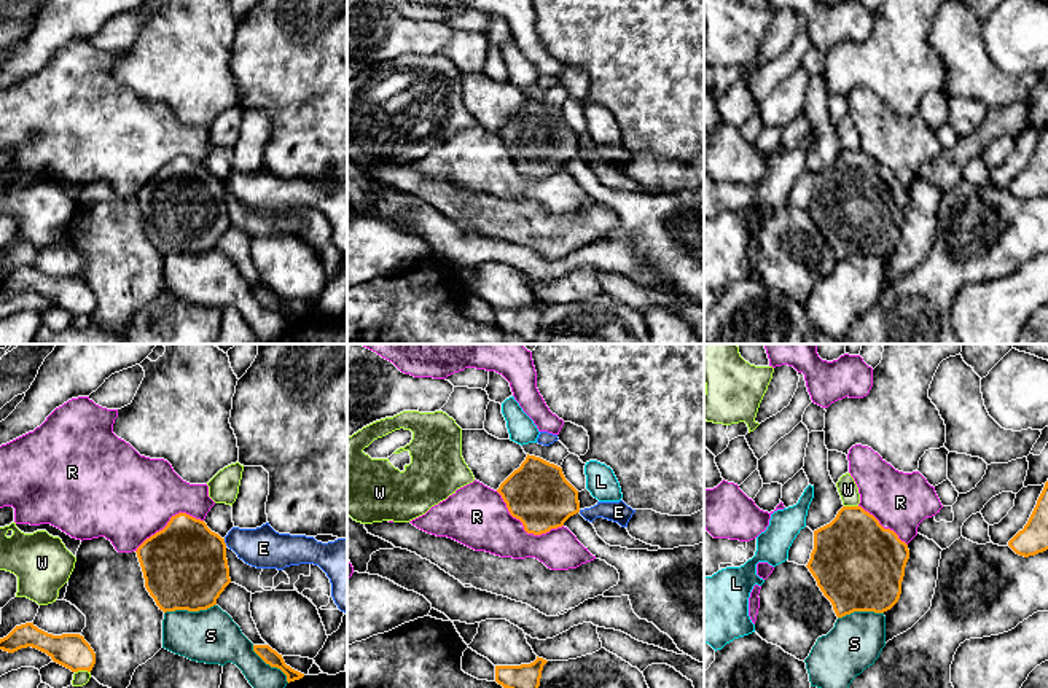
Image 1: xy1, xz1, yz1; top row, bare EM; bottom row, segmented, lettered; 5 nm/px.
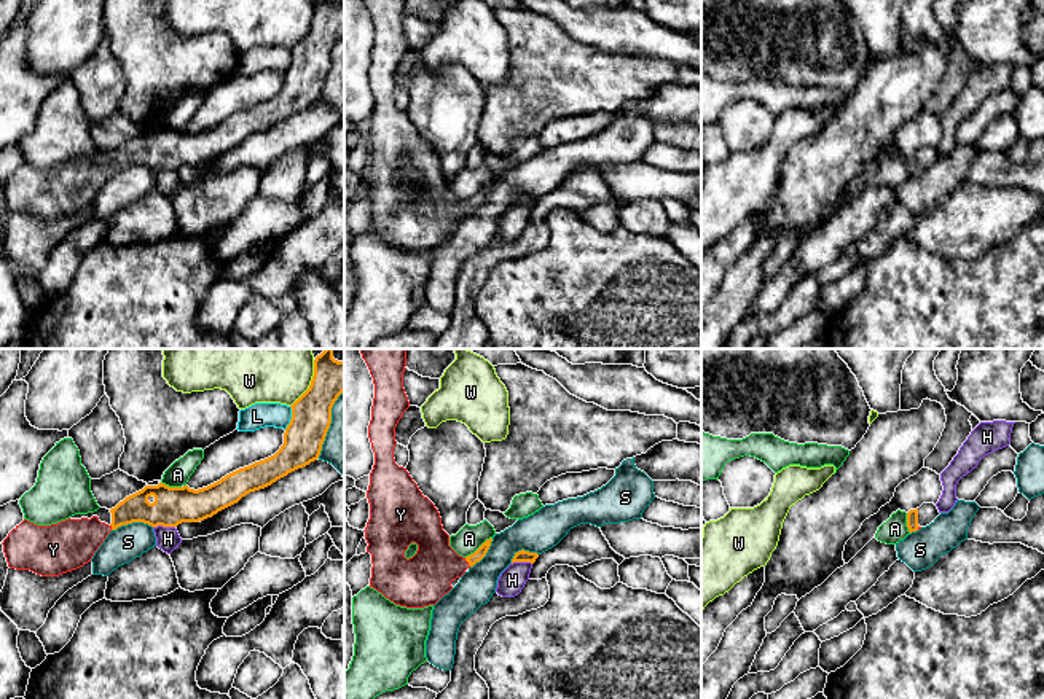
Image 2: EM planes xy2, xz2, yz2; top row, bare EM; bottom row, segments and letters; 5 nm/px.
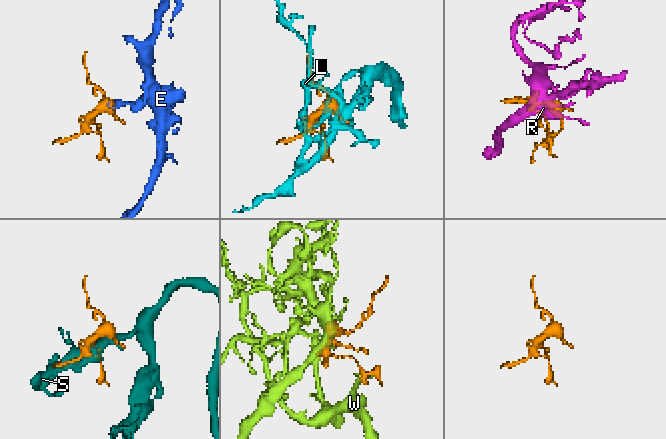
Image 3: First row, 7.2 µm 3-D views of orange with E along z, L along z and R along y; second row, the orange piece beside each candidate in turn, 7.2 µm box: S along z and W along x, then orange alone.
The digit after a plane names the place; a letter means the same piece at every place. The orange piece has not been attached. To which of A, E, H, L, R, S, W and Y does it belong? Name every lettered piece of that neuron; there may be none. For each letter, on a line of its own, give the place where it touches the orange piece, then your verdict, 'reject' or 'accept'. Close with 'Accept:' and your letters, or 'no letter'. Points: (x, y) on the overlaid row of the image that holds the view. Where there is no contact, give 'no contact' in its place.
A: meets orange in xz2 at (480, 546); reject
E: meets orange in xy1 at (223, 542); reject
H: meets orange in xy2 at (163, 526); reject
L: meets orange in xy2 at (292, 417); reject
R: meets orange in xz1 at (524, 529); reject
S: meets orange in xy1 at (190, 610); reject
W: meets orange in xy2 at (311, 384); reject
Y: meets orange in xz2 at (467, 561); accept
Accept: Y

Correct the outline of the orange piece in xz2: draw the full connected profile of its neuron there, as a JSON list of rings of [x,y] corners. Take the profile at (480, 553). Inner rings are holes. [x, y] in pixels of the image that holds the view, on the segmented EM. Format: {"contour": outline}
{"contour": [[[360,349],[375,384],[371,420],[368,438],[375,452],[375,465],[370,473],[367,498],[370,519],[365,527],[367,553],[371,554],[370,588],[381,592],[395,605],[424,608],[435,605],[448,594],[456,578],[480,562],[493,538],[486,540],[473,554],[462,557],[449,546],[449,535],[443,530],[442,517],[435,505],[422,495],[406,468],[394,459],[395,427],[410,408],[403,389],[406,349]]]}

